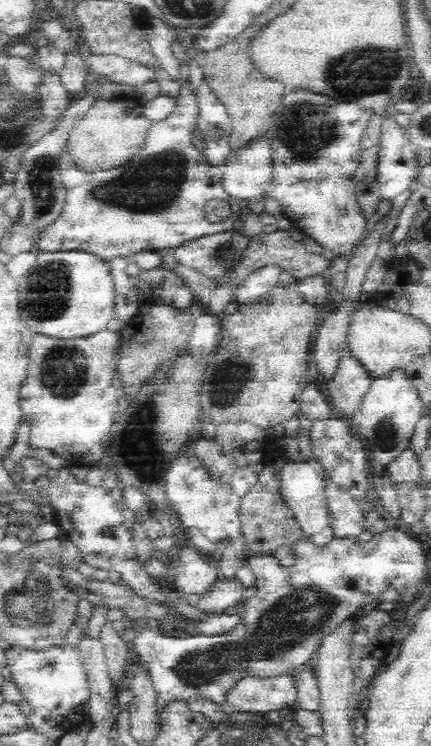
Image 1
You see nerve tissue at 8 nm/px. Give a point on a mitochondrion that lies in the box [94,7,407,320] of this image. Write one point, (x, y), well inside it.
(347, 74)

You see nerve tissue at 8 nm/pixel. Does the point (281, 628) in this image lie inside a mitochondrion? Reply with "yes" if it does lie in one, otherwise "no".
yes

